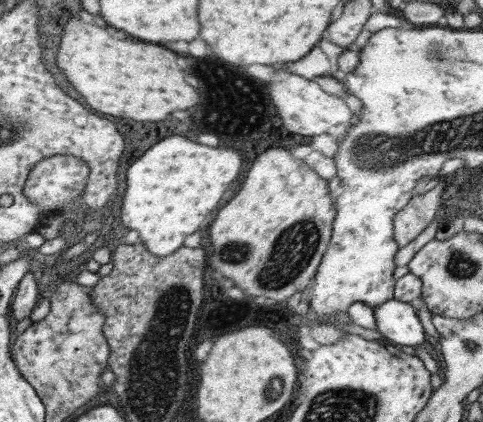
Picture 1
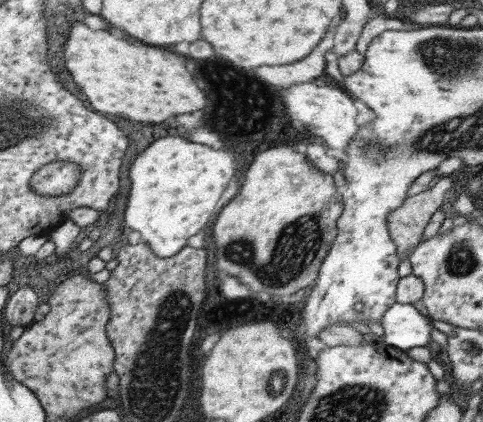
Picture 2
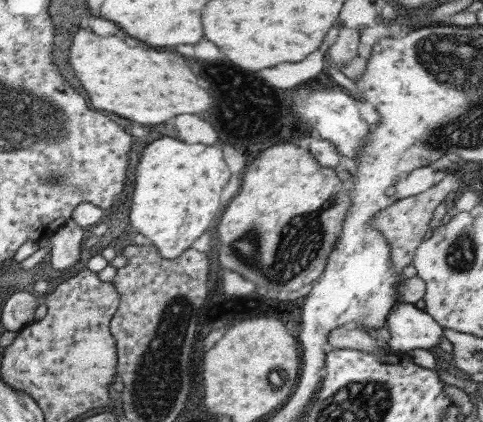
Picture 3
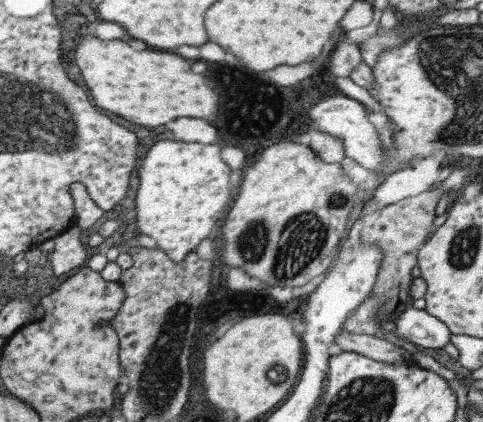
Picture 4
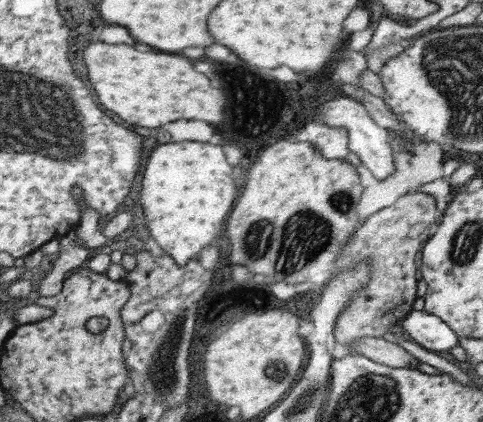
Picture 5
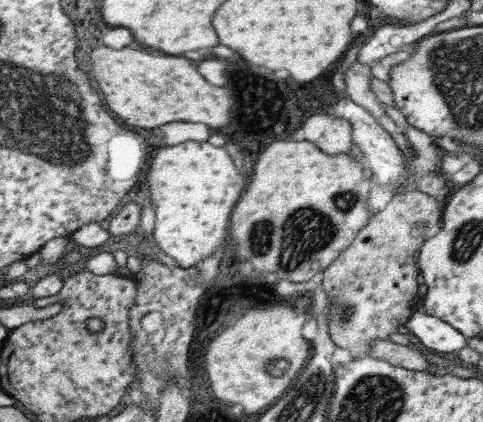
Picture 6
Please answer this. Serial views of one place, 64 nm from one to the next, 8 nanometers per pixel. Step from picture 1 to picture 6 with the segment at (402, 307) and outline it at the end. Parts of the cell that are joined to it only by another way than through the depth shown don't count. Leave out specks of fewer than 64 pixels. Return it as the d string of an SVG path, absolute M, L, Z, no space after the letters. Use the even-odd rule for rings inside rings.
M413 312L409 320L403 324L427 350L433 352L459 352L461 348L467 348L467 338L457 332L447 322L427 316L421 312Z

